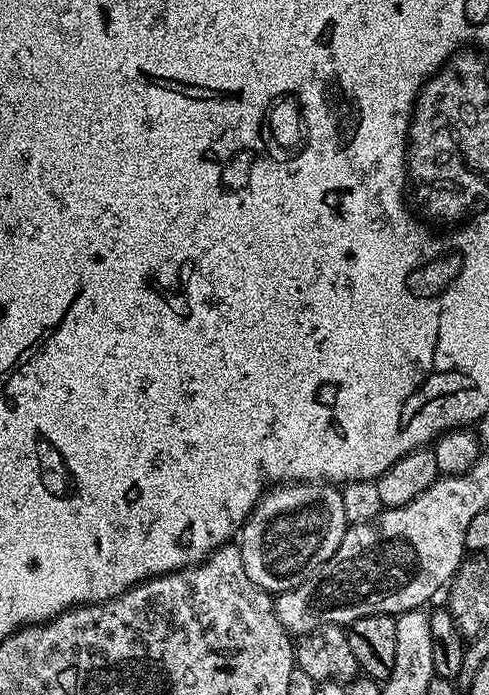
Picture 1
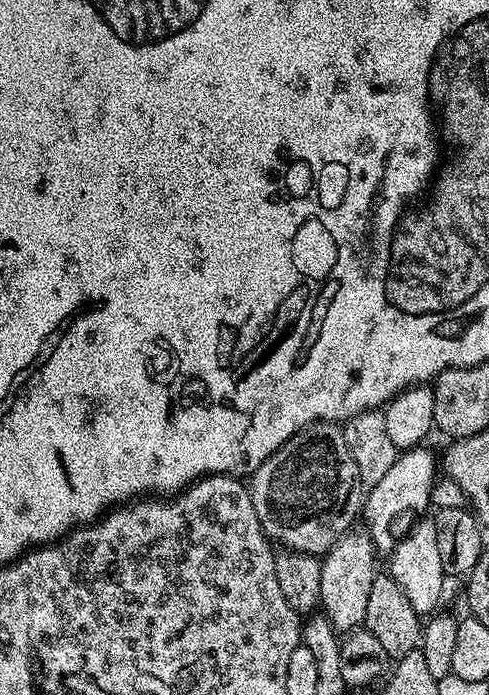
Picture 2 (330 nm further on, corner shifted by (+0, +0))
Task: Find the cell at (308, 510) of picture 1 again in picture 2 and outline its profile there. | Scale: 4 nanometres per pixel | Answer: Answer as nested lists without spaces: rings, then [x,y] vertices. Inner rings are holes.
[[[317,422],[295,432],[250,477],[254,514],[258,514],[258,522],[269,541],[284,550],[305,552],[318,557],[329,552],[343,538],[344,533],[355,525],[352,523],[358,520],[358,513],[362,508],[359,484],[360,475],[354,466],[354,458],[350,458],[343,427],[336,422]]]

